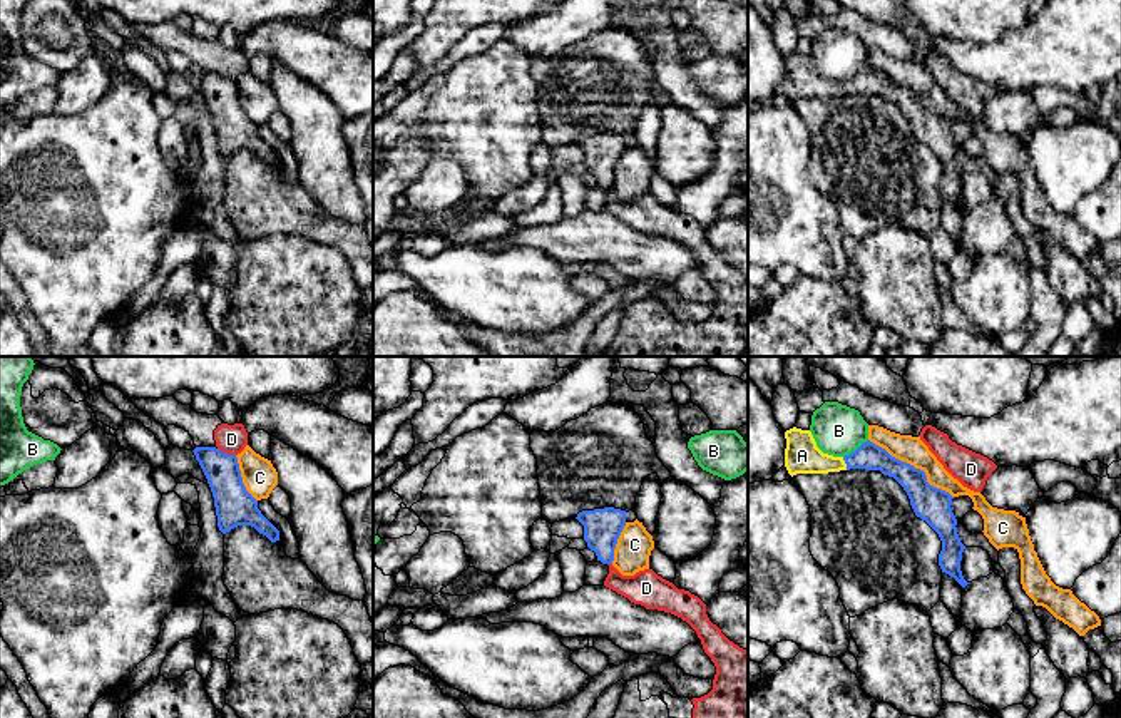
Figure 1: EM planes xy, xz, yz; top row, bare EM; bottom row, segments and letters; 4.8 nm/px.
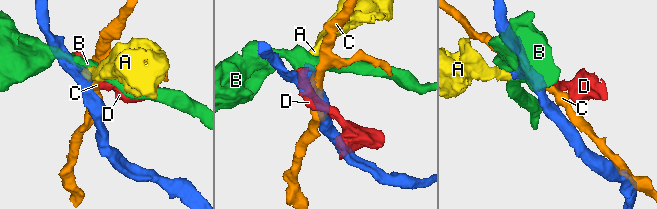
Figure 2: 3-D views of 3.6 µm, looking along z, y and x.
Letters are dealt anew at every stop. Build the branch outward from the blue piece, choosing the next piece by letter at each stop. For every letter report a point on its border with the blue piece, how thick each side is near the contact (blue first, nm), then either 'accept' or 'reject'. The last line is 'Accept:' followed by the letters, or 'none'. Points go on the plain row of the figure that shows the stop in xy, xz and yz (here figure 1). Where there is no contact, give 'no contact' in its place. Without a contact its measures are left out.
A: contact yz (845, 87); calibres 130 and 170 nm; accept
B: contact yz (857, 74); calibres 130 and 240 nm; reject
C: contact yz (912, 91); calibres 170 and 130 nm; reject
D: contact xy (226, 79); calibres 180 and 140 nm; reject
Accept: A

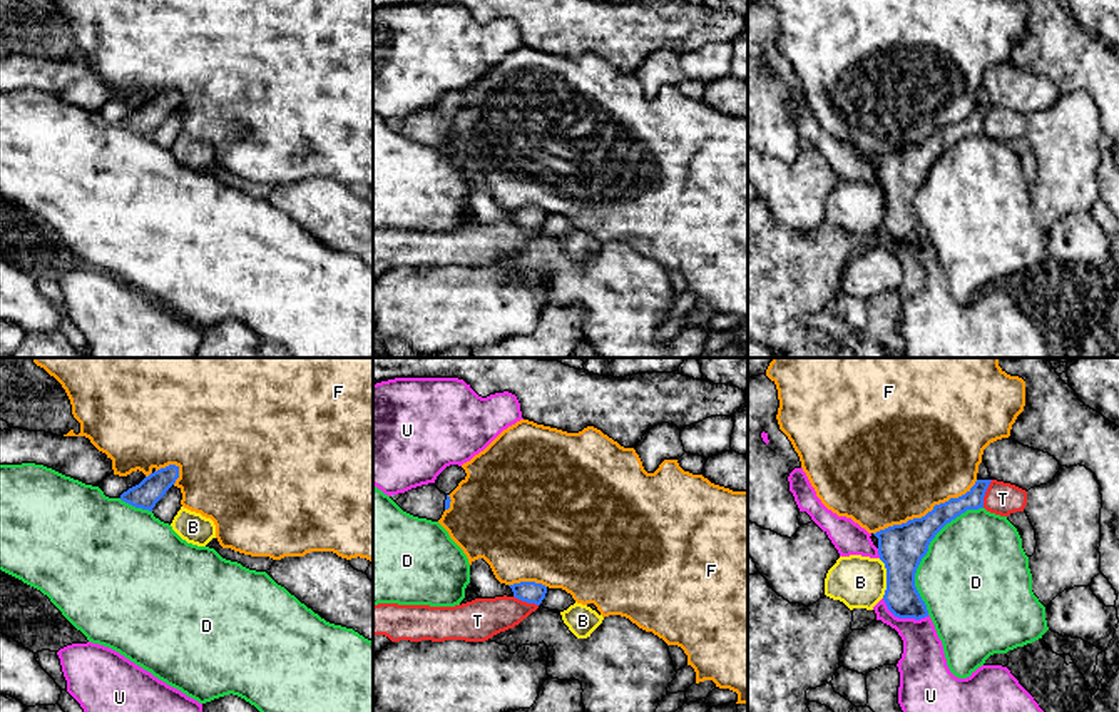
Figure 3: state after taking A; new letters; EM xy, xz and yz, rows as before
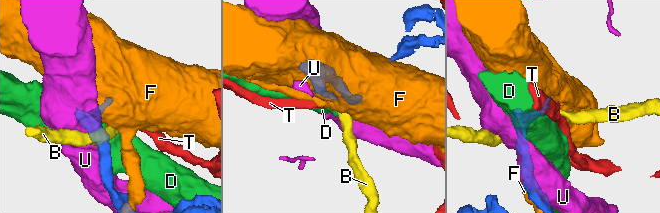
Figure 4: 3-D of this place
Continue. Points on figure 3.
B: contact yz (887, 204); calibres 220 and 260 nm; reject
D: contact yz (927, 176); calibres 220 and 500 nm; reject
F: contact yz (927, 139); calibres 220 and 480 nm; reject
T: contact yz (984, 119); calibres 100 and 160 nm; reject
U: contact yz (904, 243); calibres 160 and 220 nm; reject
Accept: none

